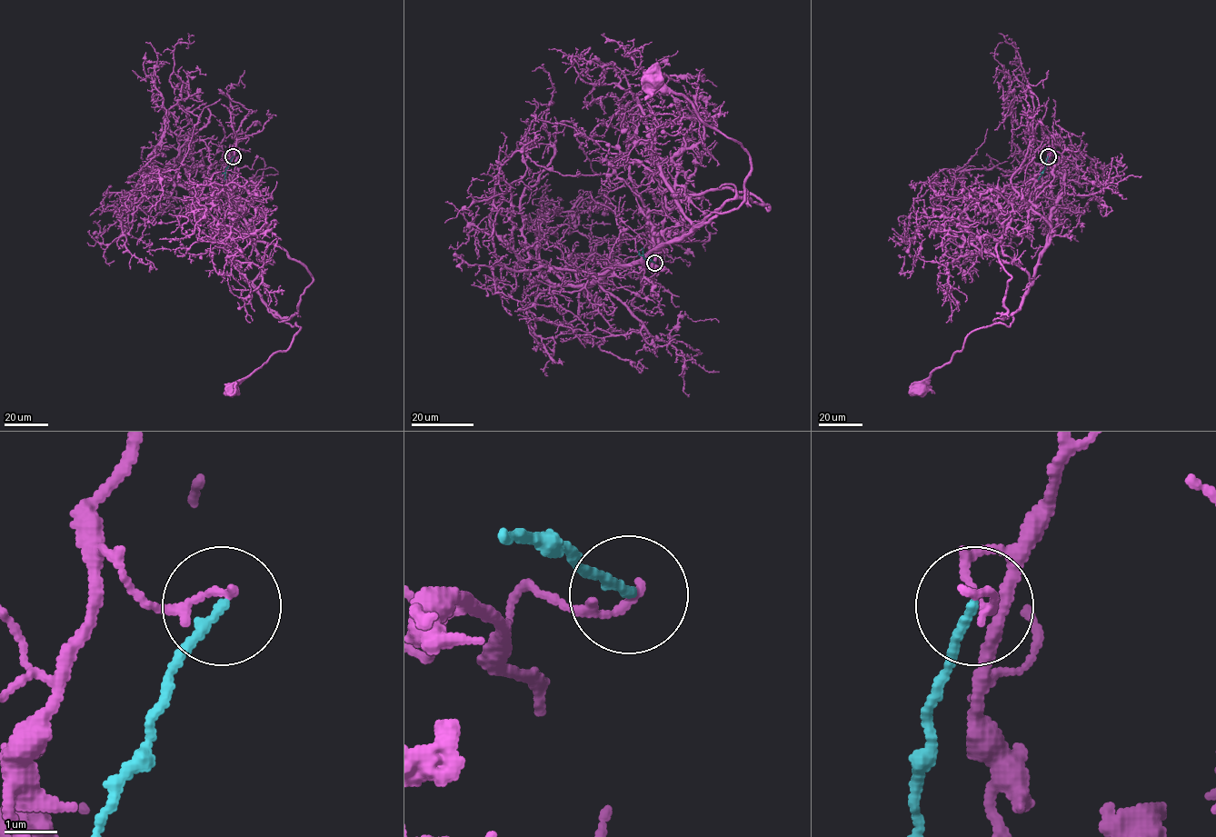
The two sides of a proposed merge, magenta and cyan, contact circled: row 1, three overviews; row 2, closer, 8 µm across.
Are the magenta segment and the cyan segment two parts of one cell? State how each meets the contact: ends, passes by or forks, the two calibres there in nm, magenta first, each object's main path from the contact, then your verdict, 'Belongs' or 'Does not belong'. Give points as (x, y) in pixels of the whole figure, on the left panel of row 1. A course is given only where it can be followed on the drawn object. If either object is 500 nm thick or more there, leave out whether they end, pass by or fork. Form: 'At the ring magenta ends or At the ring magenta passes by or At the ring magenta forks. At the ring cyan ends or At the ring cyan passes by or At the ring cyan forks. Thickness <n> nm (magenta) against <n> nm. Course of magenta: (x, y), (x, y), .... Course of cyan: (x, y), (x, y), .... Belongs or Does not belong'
At the ring magenta ends. At the ring cyan ends. Thickness 120 nm (magenta) against 160 nm. Course of magenta: (234, 156), (228, 154), (224, 170), (234, 214), (227, 251), (267, 310), (300, 327), (286, 350), (236, 388). Course of cyan: (233, 156), (224, 179). Does not belong

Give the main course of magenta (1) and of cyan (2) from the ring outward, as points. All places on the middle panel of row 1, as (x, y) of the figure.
1: (655, 263), (642, 271), (652, 238), (648, 266), (655, 249), (736, 210), (751, 169), (737, 142), (659, 80)
2: (654, 263), (644, 258), (642, 249)

